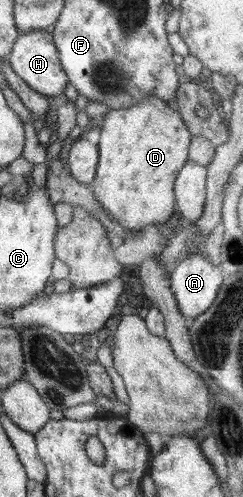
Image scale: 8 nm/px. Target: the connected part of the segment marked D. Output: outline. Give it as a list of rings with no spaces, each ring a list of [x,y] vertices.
[[[146,95],[143,103],[123,110],[110,110],[102,118],[100,140],[98,143],[98,166],[96,176],[90,183],[96,200],[106,210],[112,222],[116,225],[138,231],[148,225],[164,224],[173,215],[174,183],[179,170],[188,160],[188,149],[192,140],[192,133],[185,126],[183,118],[177,111],[173,111],[168,103],[155,97]]]

